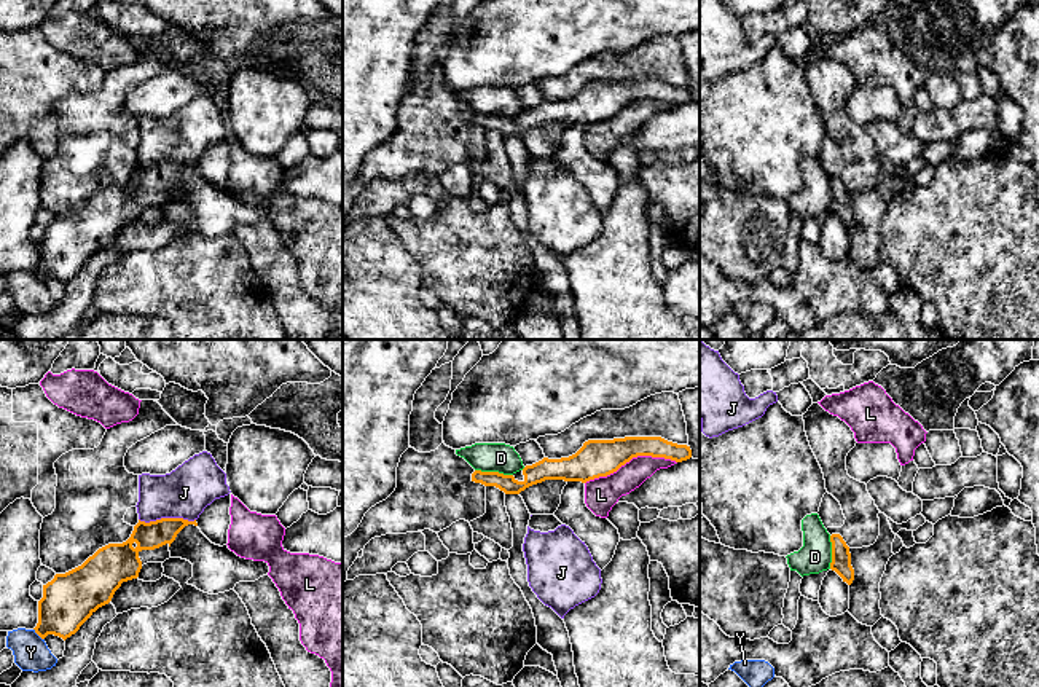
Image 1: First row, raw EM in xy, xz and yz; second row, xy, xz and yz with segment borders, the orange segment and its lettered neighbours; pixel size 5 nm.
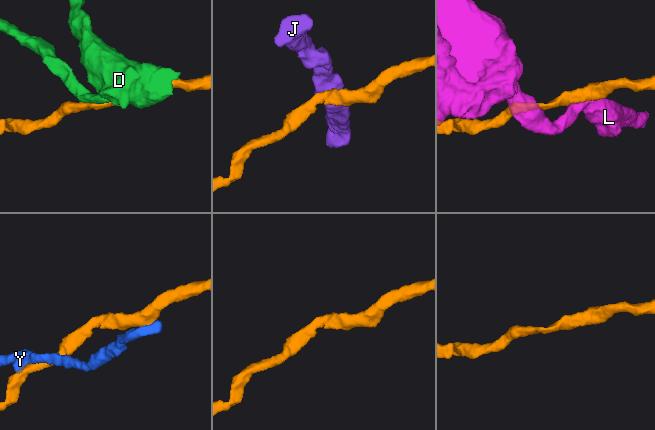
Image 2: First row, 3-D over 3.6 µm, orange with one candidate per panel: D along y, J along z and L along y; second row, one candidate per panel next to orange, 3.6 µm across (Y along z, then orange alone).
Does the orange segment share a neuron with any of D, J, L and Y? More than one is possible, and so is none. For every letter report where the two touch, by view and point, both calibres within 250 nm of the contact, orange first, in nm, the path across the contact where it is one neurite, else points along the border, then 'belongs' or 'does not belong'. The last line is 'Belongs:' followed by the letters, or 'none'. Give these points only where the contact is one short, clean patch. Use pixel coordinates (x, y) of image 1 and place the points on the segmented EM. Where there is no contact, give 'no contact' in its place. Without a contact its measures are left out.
D: meets orange in xz at (494, 472); 100 nm thick on the orange side, 150 nm on the other; does not belong
J: meets orange in xy at (168, 518); 140 nm thick on the orange side, 260 nm on the other; border along xy (139, 518), (145, 522), (161, 518), (195, 520); does not belong
L: meets orange in xz at (630, 459); 190 nm thick on the orange side, 170 nm on the other; does not belong
Y: meets orange in xy at (39, 635); 280 nm thick on the orange side, 180 nm on the other; does not belong
Belongs: none

